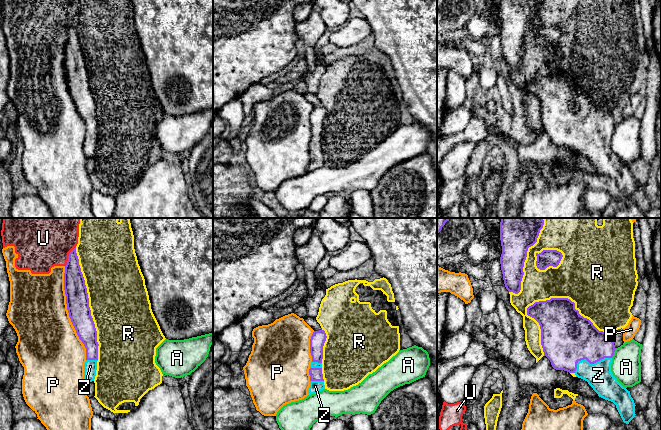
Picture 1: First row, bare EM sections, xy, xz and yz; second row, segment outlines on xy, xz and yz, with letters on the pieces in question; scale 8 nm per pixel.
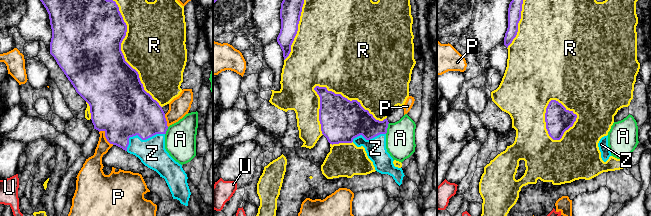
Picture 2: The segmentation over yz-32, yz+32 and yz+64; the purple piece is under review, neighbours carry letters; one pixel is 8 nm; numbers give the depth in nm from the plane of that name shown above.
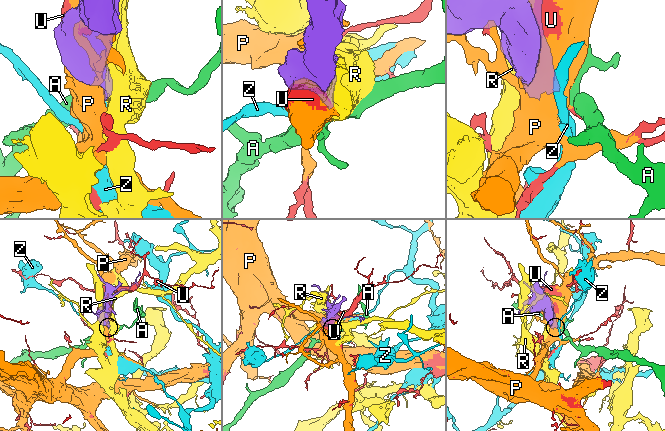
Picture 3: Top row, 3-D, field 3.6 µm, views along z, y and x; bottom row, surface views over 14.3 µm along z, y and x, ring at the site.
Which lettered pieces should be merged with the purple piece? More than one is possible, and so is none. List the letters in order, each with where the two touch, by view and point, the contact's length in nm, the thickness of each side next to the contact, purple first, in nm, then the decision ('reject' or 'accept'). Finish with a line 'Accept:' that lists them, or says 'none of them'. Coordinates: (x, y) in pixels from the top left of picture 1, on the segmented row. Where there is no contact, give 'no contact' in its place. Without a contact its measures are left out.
A: meets purple in yz at (613, 353); contact 90 nm long; 280 nm thick on the purple side, 240 nm on the other; reject
P: meets purple in xy at (68, 312); contact 750 nm long; 180 nm thick on the purple side, 480 nm on the other; reject
R: meets purple in yz at (569, 299); contact 700 nm long; 360 nm thick on the purple side, 500 nm on the other; reject
U: meets purple in xy at (68, 257); contact 180 nm long; 180 nm thick on the purple side, 480 nm on the other; reject
Z: meets purple in yz at (589, 362); contact 320 nm long; 400 nm thick on the purple side, 200 nm on the other; accept
Accept: Z

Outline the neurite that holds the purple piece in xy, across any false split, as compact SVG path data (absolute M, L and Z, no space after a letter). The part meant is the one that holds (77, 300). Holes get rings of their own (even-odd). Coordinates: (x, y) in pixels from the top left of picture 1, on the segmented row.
M76 248L69 253L65 266L64 290L69 317L79 339L86 348L84 378L86 382L92 382L96 376L99 344Z

